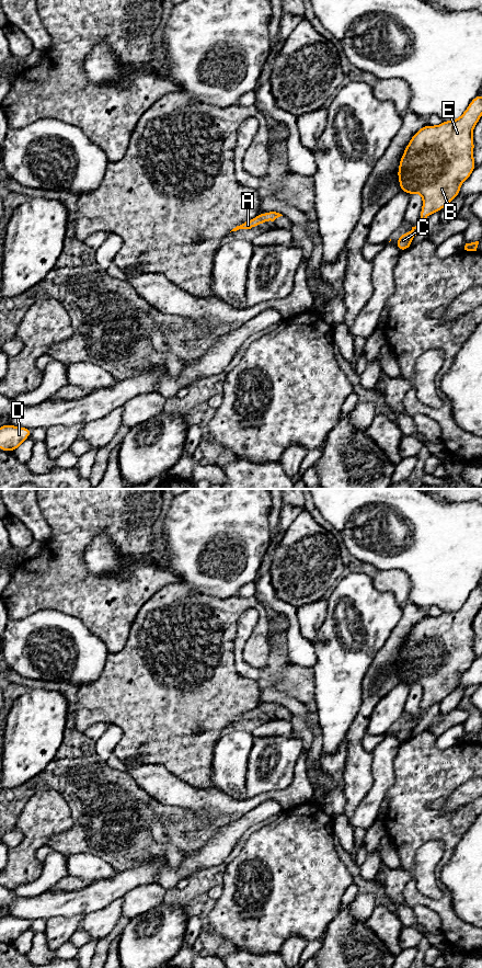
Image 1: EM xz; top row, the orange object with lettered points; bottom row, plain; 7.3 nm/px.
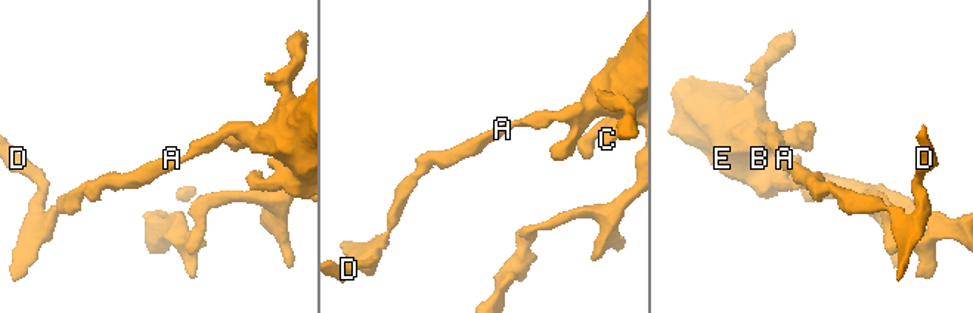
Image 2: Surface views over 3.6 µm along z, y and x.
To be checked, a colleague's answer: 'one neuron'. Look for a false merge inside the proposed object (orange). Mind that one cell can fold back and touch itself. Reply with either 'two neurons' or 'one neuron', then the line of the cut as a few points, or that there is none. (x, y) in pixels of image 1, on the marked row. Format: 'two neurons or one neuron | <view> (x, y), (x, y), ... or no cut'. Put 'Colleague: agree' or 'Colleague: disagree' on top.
Colleague: agree
one neuron | no cut

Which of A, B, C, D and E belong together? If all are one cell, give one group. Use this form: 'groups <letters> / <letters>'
groups A B C D E

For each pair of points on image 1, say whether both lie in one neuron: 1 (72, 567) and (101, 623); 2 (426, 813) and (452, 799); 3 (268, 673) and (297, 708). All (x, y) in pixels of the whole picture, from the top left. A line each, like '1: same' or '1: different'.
1: same
2: different
3: different

